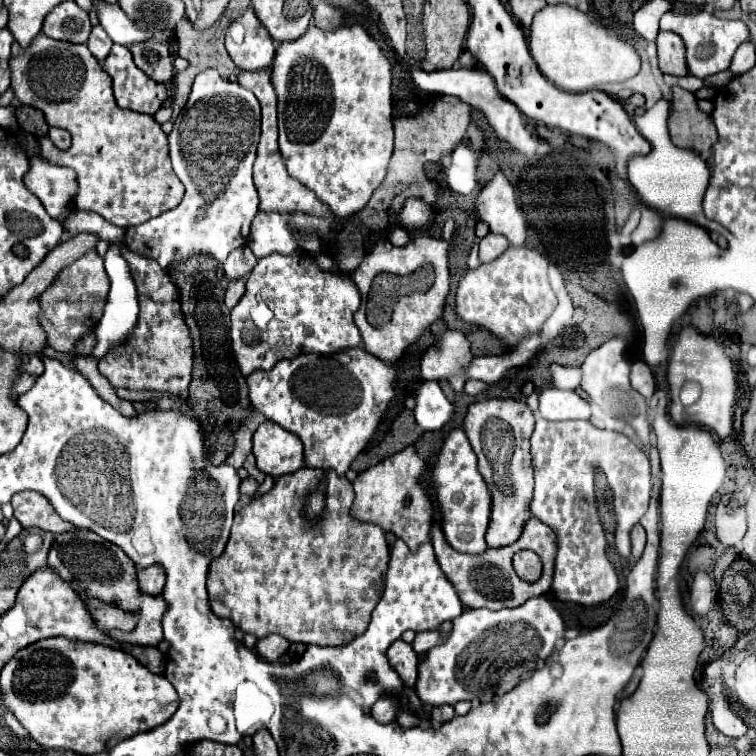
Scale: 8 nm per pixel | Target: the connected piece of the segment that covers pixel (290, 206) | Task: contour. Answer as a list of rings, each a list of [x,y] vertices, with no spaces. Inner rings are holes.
[[[264,69],[262,73],[242,73],[238,75],[238,83],[246,89],[250,89],[256,99],[260,101],[262,107],[262,135],[258,143],[258,153],[254,161],[254,185],[258,191],[258,209],[264,213],[280,213],[280,215],[292,215],[292,213],[302,213],[308,217],[318,217],[318,219],[328,219],[334,217],[330,207],[324,201],[318,201],[316,193],[310,191],[306,185],[302,185],[298,179],[290,177],[284,165],[284,157],[278,149],[278,127],[276,127],[276,93],[270,83],[270,69]]]

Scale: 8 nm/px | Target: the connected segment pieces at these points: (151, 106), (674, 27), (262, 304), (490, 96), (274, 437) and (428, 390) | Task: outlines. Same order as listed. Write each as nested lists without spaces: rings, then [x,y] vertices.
[[[122,45],[112,47],[102,67],[112,77],[116,103],[124,109],[154,115],[168,99],[166,85],[150,79],[138,69],[132,61],[132,53]]]
[[[668,11],[660,19],[660,27],[664,31],[672,31],[682,37],[682,41],[686,45],[688,71],[690,71],[690,75],[700,77],[700,79],[728,69],[738,45],[750,39],[750,31],[748,31],[746,23],[734,21],[734,19],[718,19],[708,11],[700,11],[696,15],[674,15]]]
[[[298,251],[292,255],[268,255],[256,263],[248,275],[244,297],[230,313],[230,339],[232,353],[244,377],[258,369],[272,369],[280,359],[292,359],[296,353],[332,355],[362,343],[360,331],[354,325],[354,313],[360,307],[360,291],[348,275],[324,271],[316,265],[314,257]]]
[[[412,69],[412,79],[416,83],[416,87],[420,87],[422,91],[430,91],[430,93],[442,93],[442,95],[456,95],[462,101],[466,101],[468,105],[480,109],[488,123],[494,127],[496,135],[510,143],[514,149],[522,151],[524,155],[532,155],[536,151],[536,135],[528,129],[526,119],[522,117],[522,113],[518,111],[518,107],[510,101],[506,101],[504,97],[500,97],[494,79],[490,77],[490,73],[486,73],[484,69],[446,69],[446,71],[432,71],[426,73],[422,69]]]
[[[264,421],[254,433],[252,453],[256,457],[256,467],[266,475],[280,477],[304,467],[302,449],[298,435],[270,421]]]
[[[426,381],[416,393],[414,417],[424,431],[442,429],[454,415],[454,405],[446,399],[436,381]]]

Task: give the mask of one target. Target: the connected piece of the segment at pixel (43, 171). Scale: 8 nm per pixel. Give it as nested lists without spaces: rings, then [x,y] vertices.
[[[24,133],[20,137],[24,149],[30,157],[30,173],[24,177],[26,187],[42,201],[50,217],[62,217],[70,211],[74,197],[78,193],[74,169],[48,165],[44,159],[36,157],[36,141],[32,135]]]

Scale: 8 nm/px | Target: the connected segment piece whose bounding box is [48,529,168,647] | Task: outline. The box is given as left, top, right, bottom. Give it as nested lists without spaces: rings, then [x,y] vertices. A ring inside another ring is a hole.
[[[78,529],[72,533],[56,535],[54,545],[48,555],[48,565],[68,583],[76,589],[78,595],[84,595],[88,599],[98,599],[102,603],[116,605],[118,609],[126,613],[138,613],[140,623],[132,631],[120,631],[110,629],[104,635],[108,635],[116,643],[128,643],[138,647],[156,647],[164,635],[162,635],[162,617],[168,611],[168,603],[162,595],[146,595],[138,587],[136,577],[136,565],[118,549],[118,545],[104,541],[96,533],[88,529]]]

